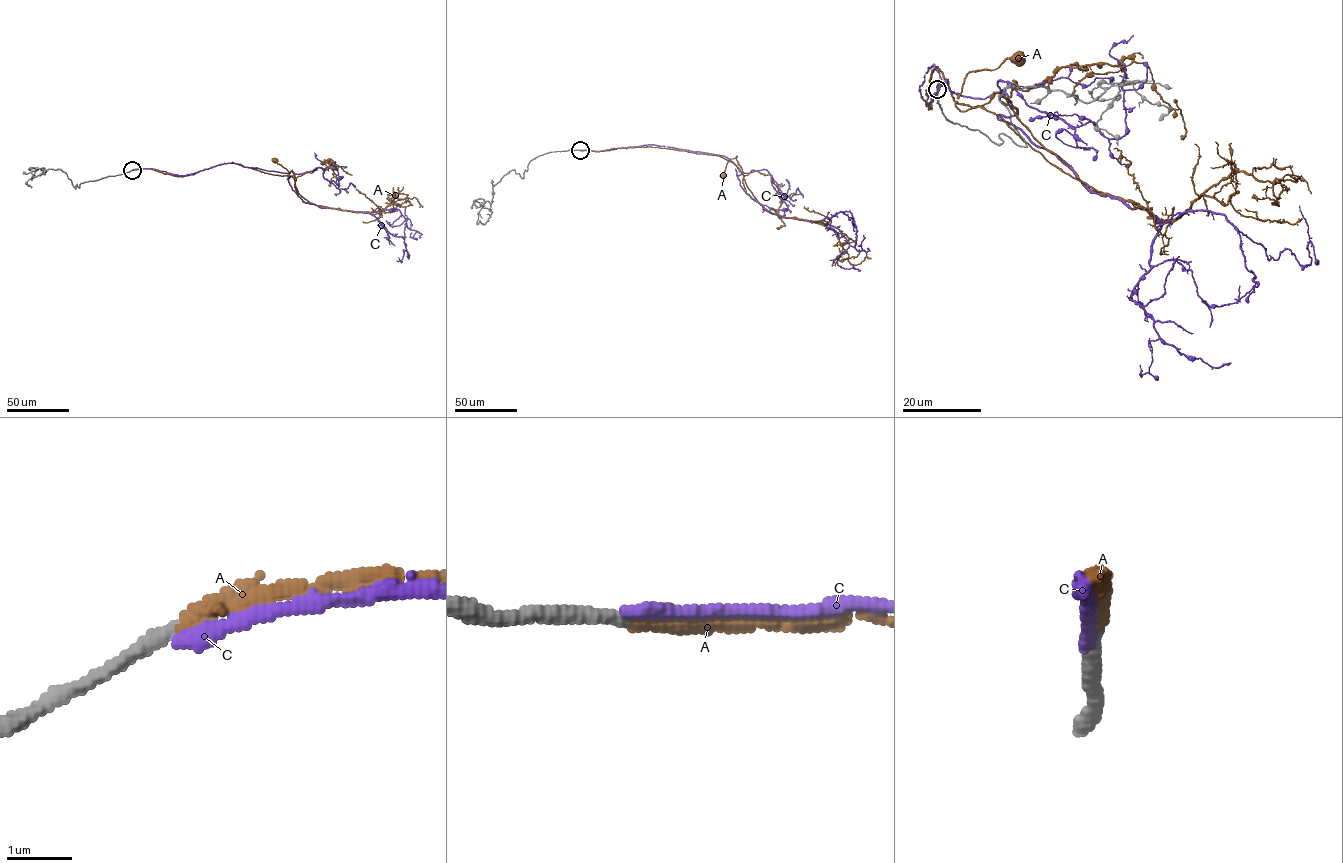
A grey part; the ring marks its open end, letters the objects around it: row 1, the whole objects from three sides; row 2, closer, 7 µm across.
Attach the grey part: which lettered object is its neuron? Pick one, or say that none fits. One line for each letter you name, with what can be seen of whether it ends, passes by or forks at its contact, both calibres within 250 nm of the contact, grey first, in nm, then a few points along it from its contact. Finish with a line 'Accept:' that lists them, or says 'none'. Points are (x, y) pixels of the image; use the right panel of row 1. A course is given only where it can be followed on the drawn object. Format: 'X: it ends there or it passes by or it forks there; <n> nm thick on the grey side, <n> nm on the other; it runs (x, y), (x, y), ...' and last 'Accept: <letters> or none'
A: it ends there; 220 nm thick on the grey side, 240 nm on the other; it runs (937, 89), (928, 109), (938, 67), (956, 103), (1000, 92), (1100, 192), (956, 105), (970, 71), (1017, 58)
Accept: A

